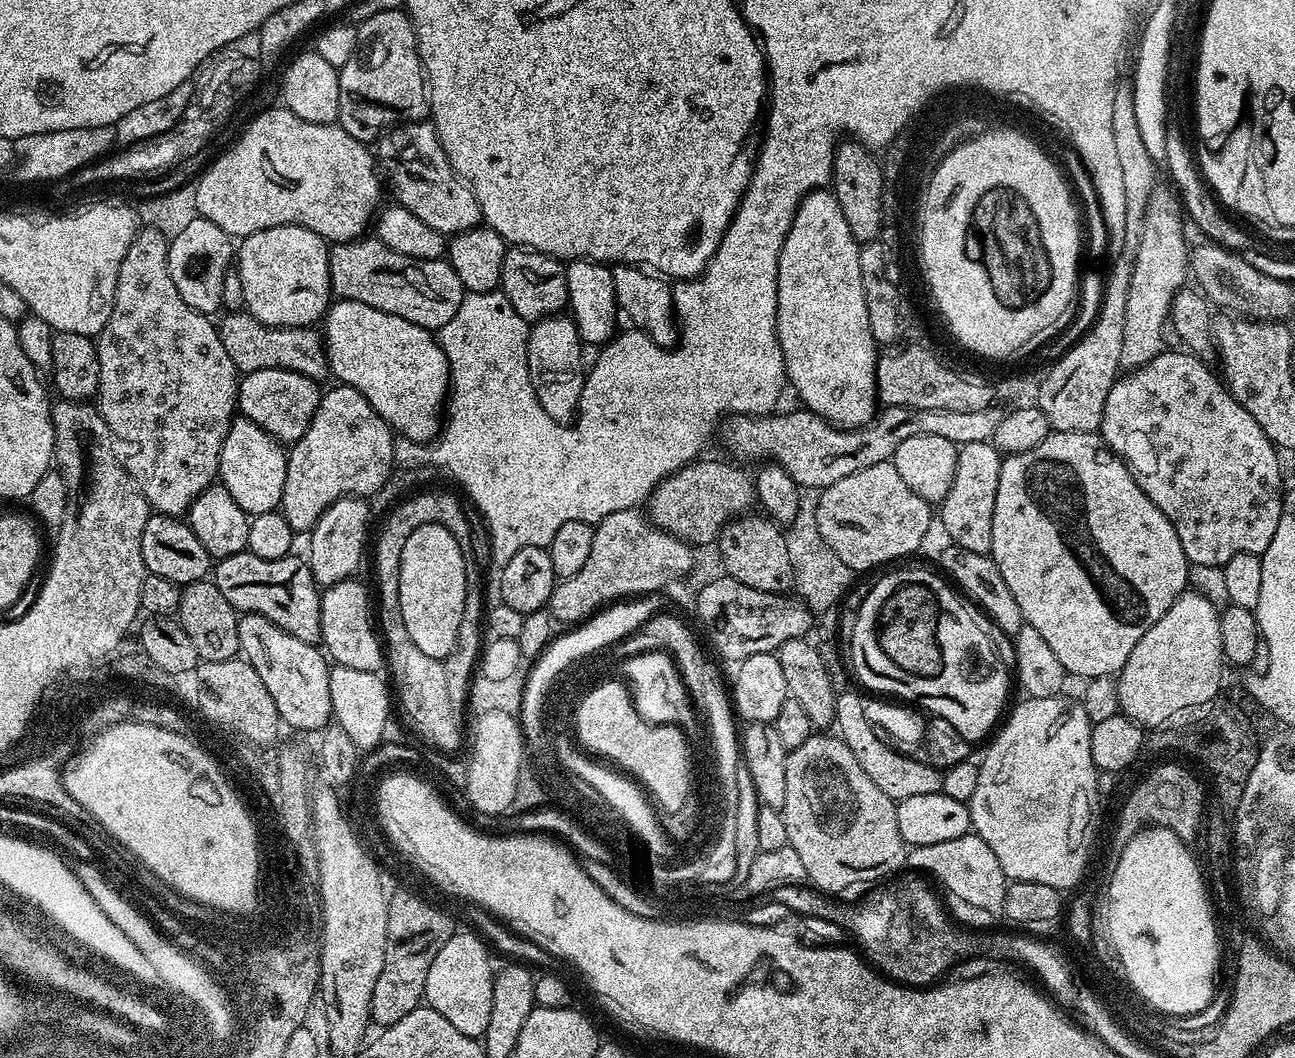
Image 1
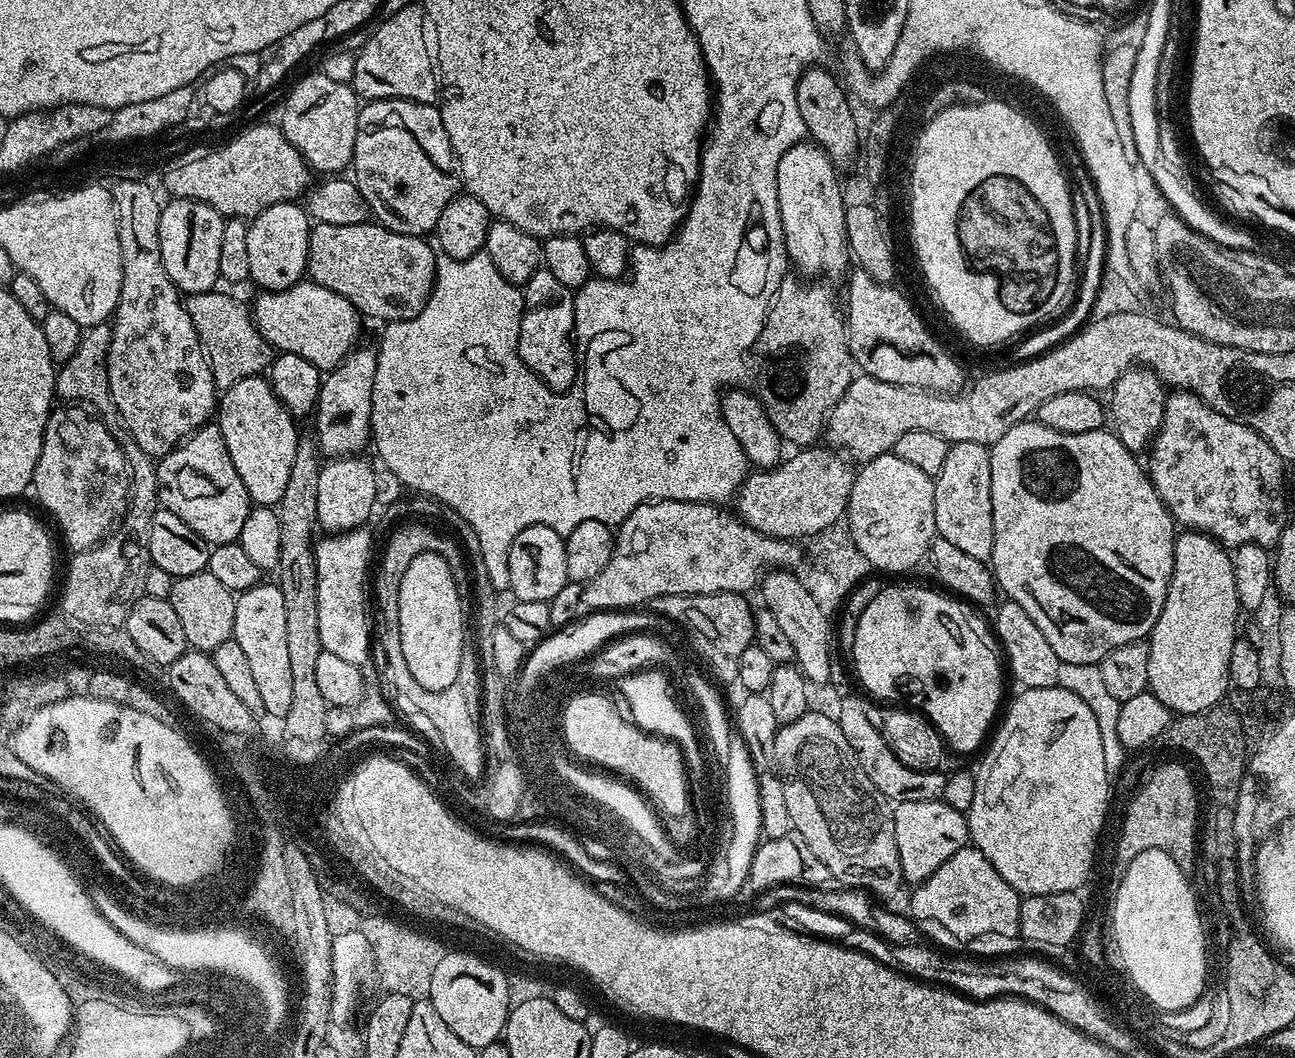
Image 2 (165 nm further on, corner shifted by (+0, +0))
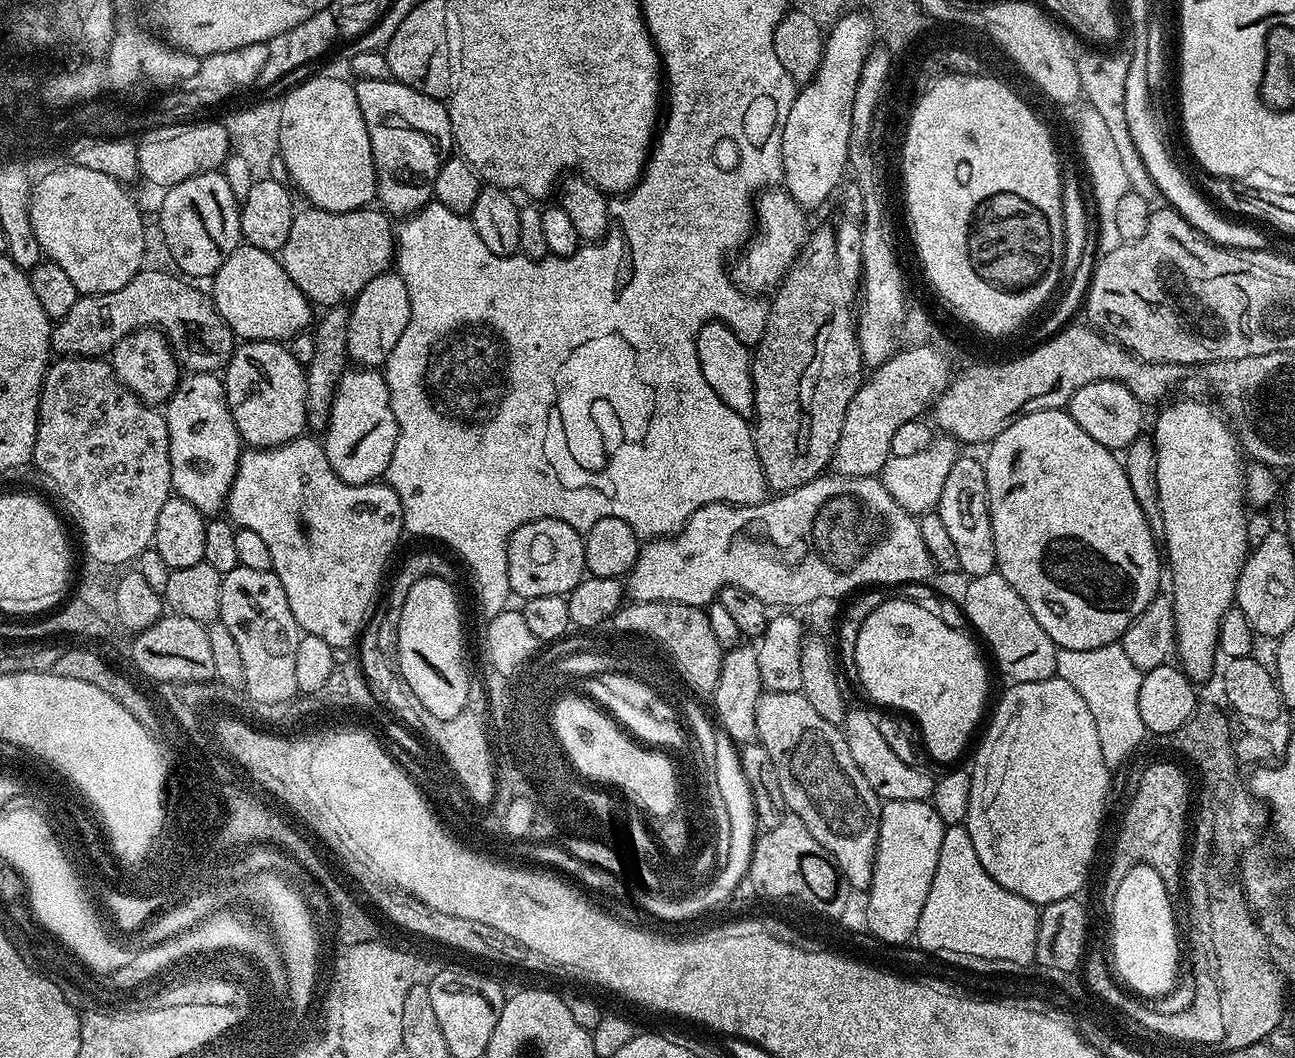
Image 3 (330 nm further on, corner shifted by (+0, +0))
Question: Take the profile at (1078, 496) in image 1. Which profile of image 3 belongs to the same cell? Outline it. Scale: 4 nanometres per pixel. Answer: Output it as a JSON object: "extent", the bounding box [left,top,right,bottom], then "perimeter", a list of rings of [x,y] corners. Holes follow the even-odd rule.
{"extent":[983,408,1162,650],"perimeter":[[[1064,408],[1038,410],[1025,416],[1019,416],[998,438],[987,445],[988,456],[983,457],[986,470],[986,486],[988,487],[988,505],[994,530],[994,550],[996,551],[996,571],[1022,594],[1022,602],[1030,606],[1030,614],[1038,618],[1038,626],[1050,634],[1057,648],[1066,650],[1094,650],[1098,646],[1106,646],[1119,641],[1129,626],[1150,606],[1152,599],[1161,591],[1160,568],[1162,572],[1162,552],[1158,547],[1158,538],[1150,530],[1146,522],[1146,514],[1142,514],[1142,506],[1138,506],[1138,498],[1134,498],[1134,490],[1130,490],[1130,478],[1126,478],[1123,463],[1113,449],[1102,446],[1070,418]]]}

